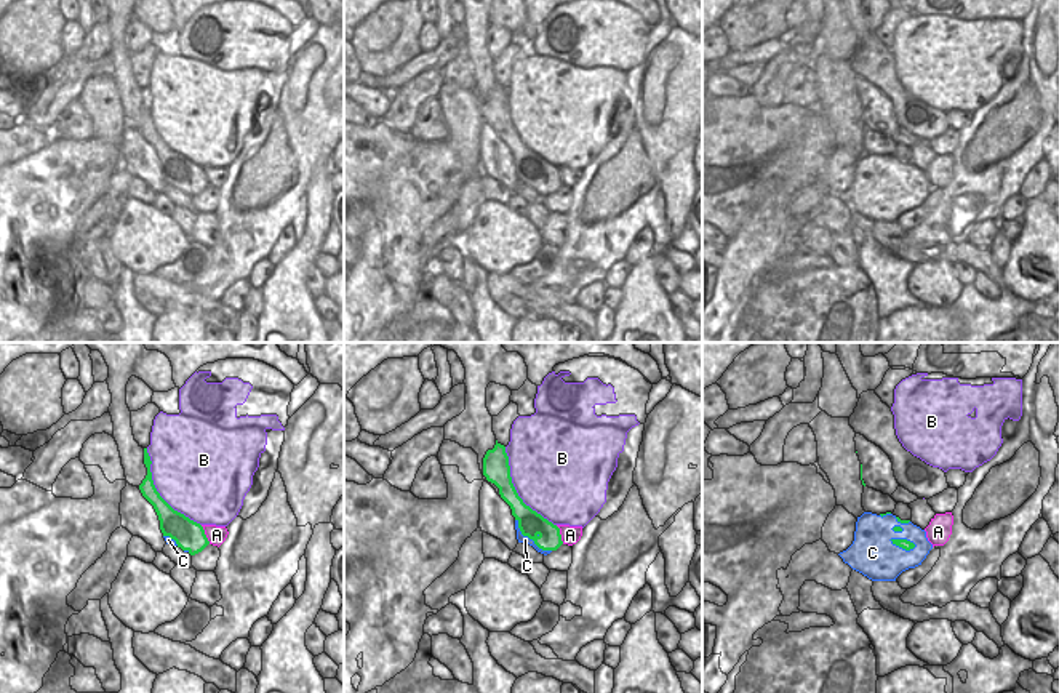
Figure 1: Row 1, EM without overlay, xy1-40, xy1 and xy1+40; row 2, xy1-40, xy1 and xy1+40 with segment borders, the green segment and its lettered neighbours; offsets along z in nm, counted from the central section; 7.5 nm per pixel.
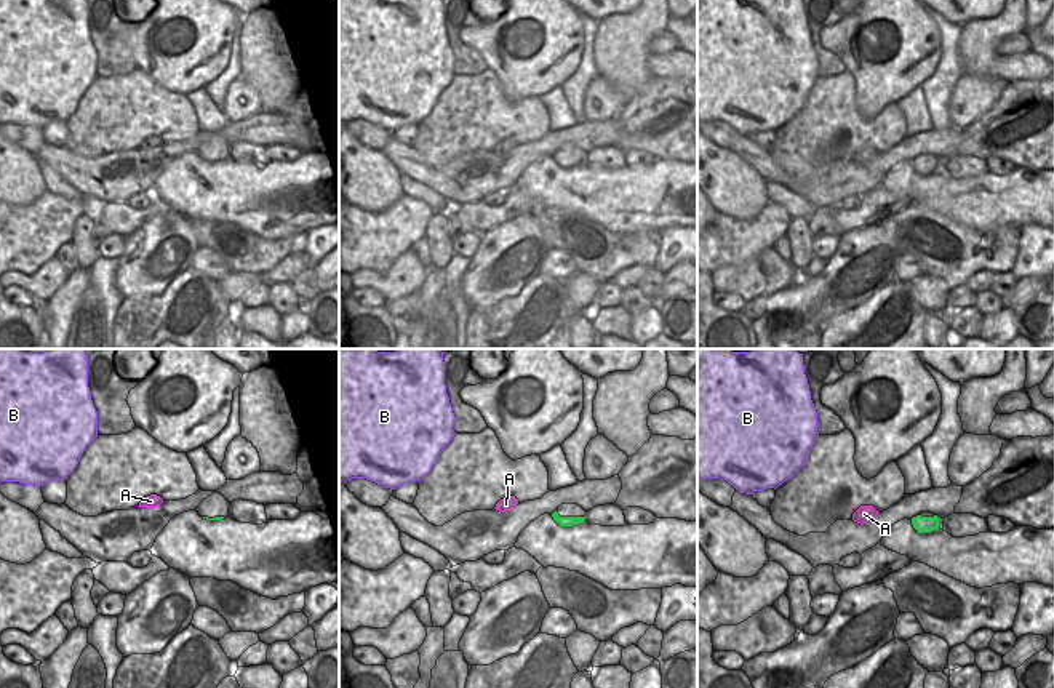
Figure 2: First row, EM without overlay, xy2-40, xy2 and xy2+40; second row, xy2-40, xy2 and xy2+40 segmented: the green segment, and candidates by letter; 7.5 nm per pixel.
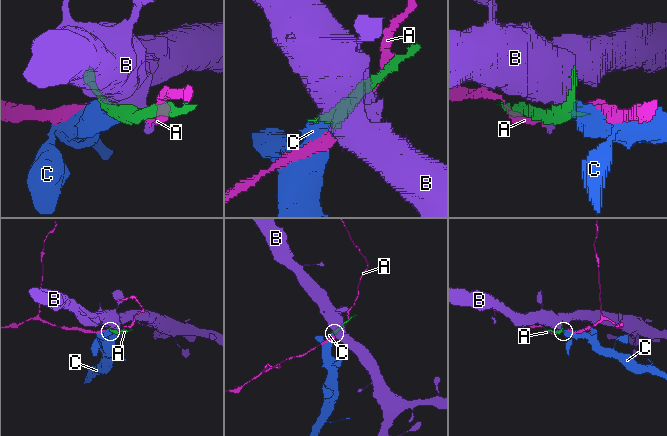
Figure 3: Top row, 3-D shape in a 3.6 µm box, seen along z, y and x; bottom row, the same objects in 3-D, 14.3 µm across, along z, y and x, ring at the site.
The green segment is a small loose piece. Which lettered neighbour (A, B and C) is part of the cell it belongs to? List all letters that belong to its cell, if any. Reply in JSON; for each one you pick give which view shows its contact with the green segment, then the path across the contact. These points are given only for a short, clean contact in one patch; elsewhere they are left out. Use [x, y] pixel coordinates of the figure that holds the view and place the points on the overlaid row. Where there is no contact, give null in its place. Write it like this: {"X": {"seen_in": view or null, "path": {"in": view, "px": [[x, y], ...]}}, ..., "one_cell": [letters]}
{"one_cell": []}

